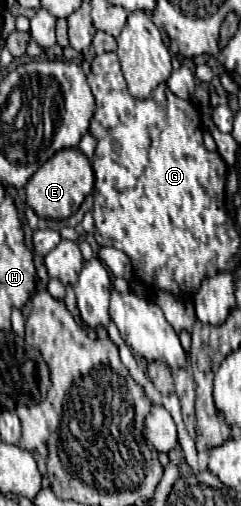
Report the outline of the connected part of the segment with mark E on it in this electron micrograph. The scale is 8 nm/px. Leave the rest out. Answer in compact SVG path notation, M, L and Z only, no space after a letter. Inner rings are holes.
M65 148L53 154L27 182L25 194L27 194L27 204L43 218L67 218L77 210L77 204L85 200L87 194L93 192L93 166L91 160L79 150L79 148Z

